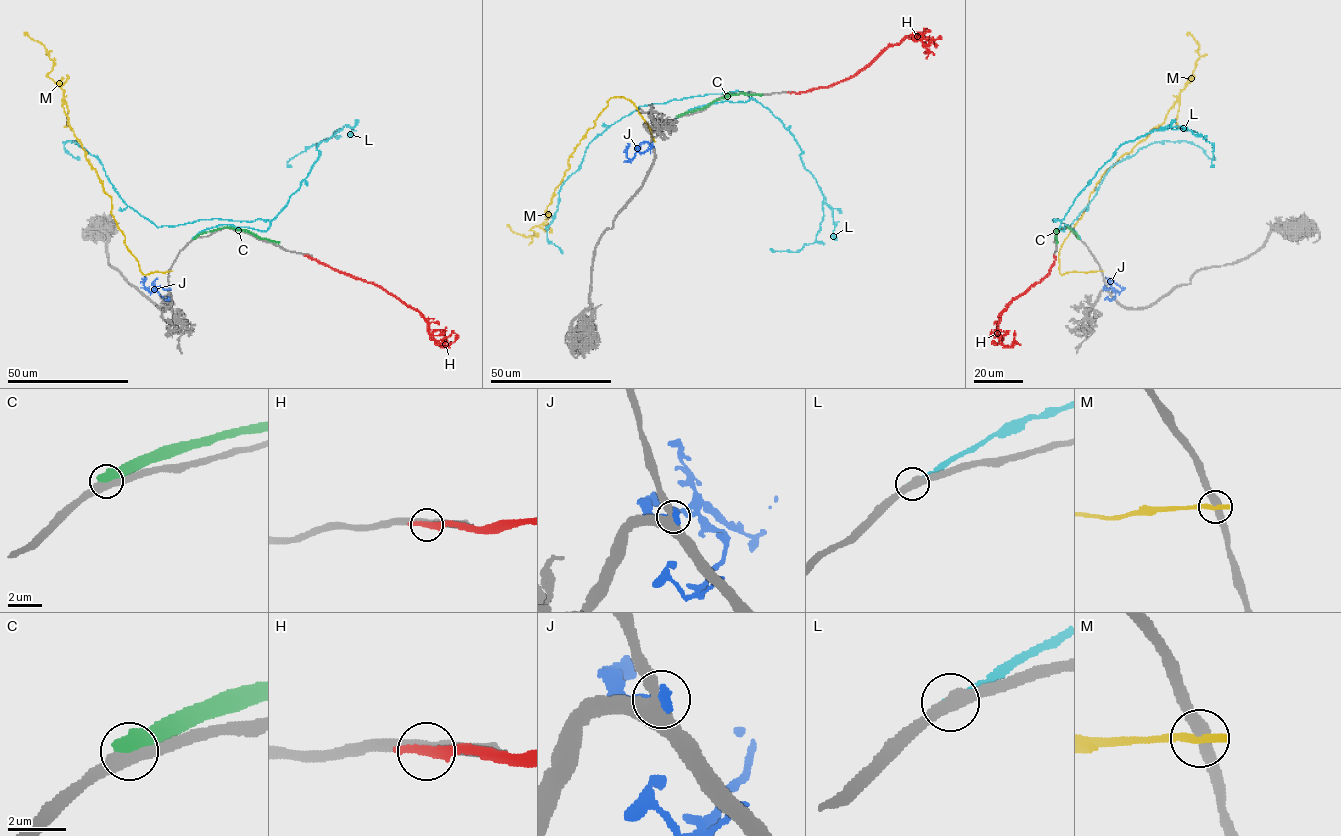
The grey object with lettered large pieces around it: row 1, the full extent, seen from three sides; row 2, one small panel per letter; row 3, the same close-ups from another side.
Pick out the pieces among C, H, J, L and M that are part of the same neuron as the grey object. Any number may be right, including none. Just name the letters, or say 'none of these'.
none of these

